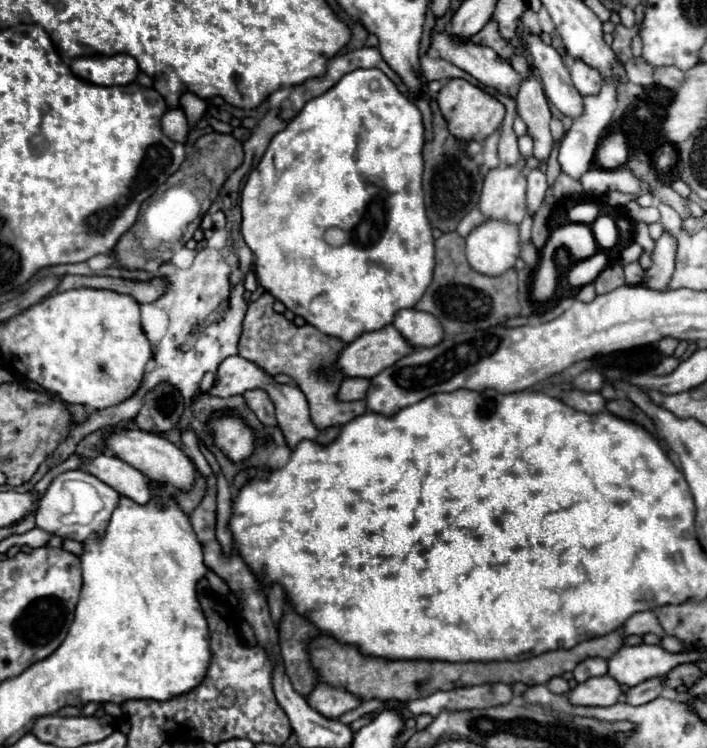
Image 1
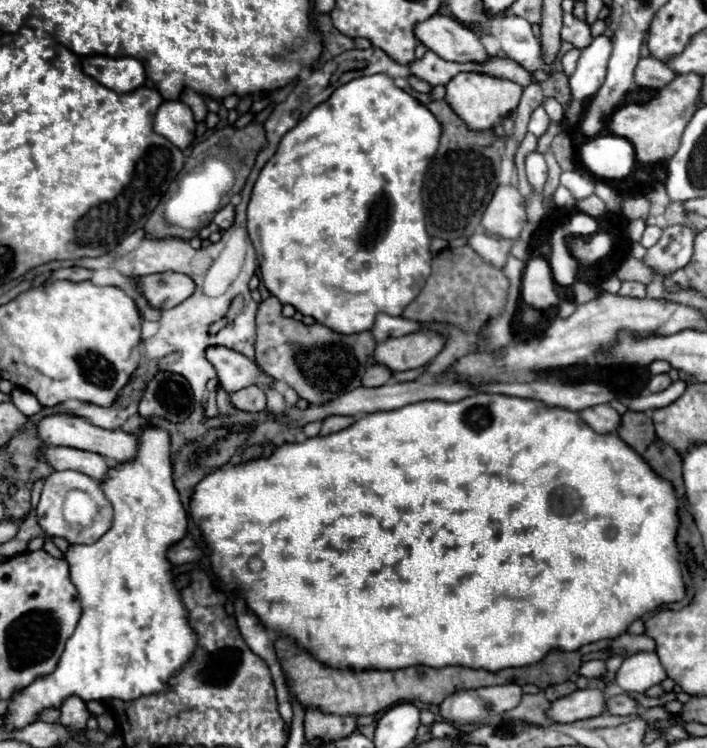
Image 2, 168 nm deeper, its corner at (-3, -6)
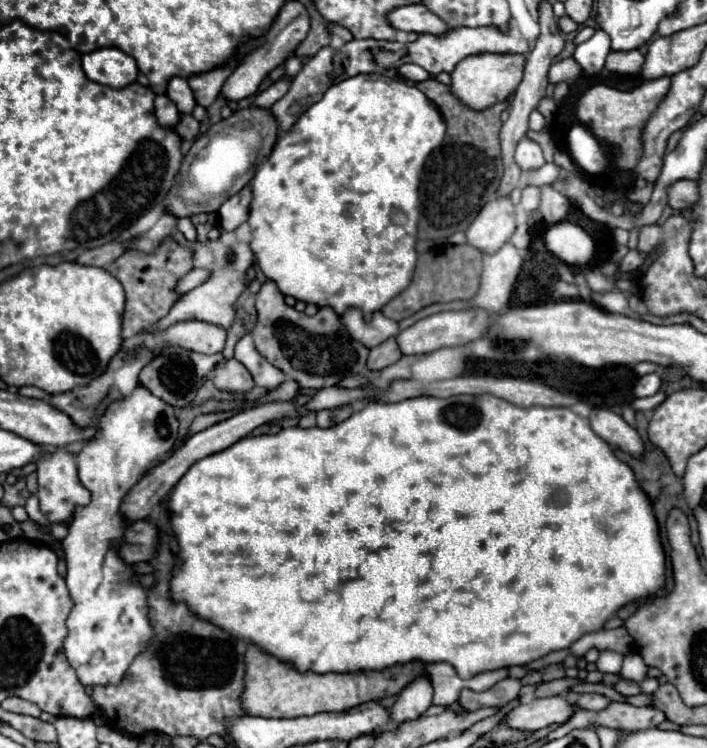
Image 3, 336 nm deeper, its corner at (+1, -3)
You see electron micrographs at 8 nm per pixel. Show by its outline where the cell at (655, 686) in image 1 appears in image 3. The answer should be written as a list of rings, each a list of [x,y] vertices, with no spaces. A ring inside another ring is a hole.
[[[582,693],[578,697],[578,707],[580,709],[594,709],[594,711],[600,711],[604,707],[608,707],[608,699],[604,695],[598,695],[598,693]]]

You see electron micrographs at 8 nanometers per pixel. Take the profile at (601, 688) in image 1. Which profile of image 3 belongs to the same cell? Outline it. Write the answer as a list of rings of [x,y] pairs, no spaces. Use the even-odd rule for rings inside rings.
[[[556,695],[548,699],[532,699],[520,703],[502,719],[502,723],[518,731],[536,731],[550,725],[562,725],[572,715],[574,707],[562,695]]]

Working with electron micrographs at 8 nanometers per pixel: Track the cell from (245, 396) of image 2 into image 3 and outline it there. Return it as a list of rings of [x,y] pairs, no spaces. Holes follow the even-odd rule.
[[[228,359],[216,363],[212,371],[212,381],[218,389],[228,389],[228,391],[250,391],[254,387],[250,371],[238,361],[238,359]]]

